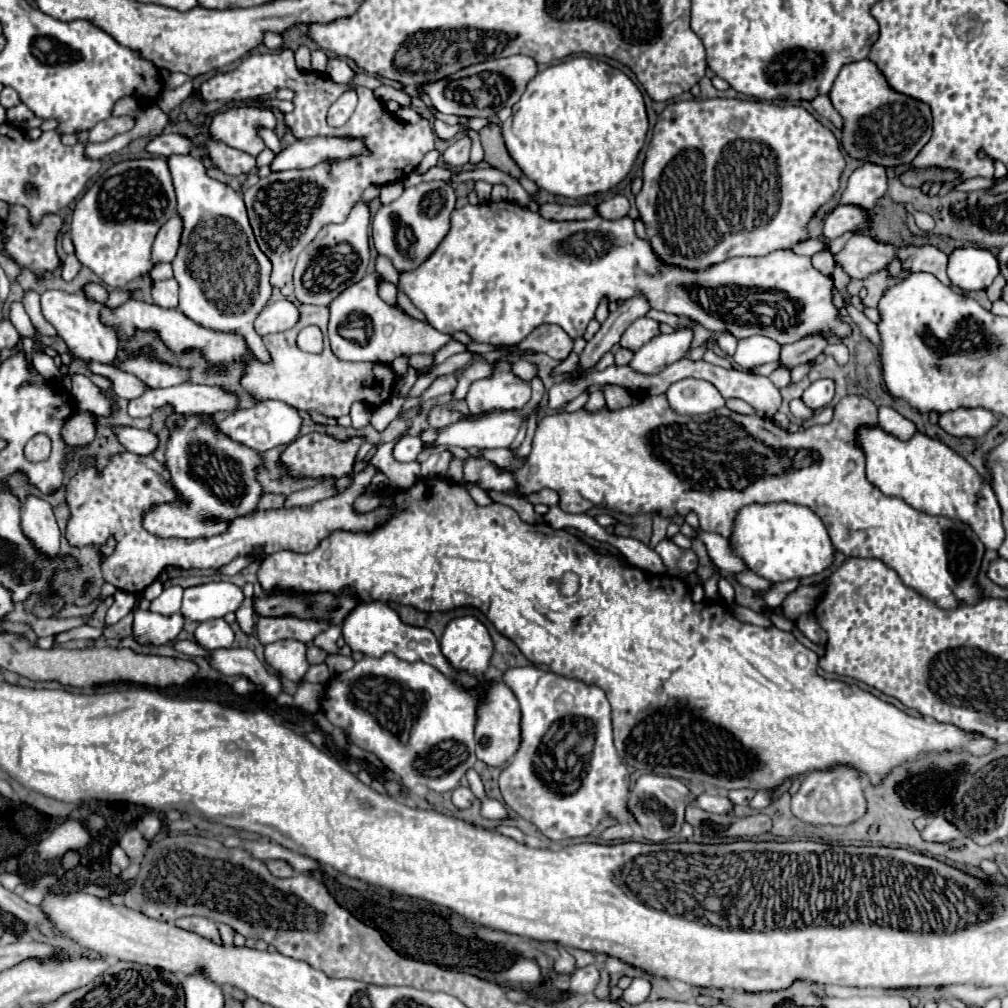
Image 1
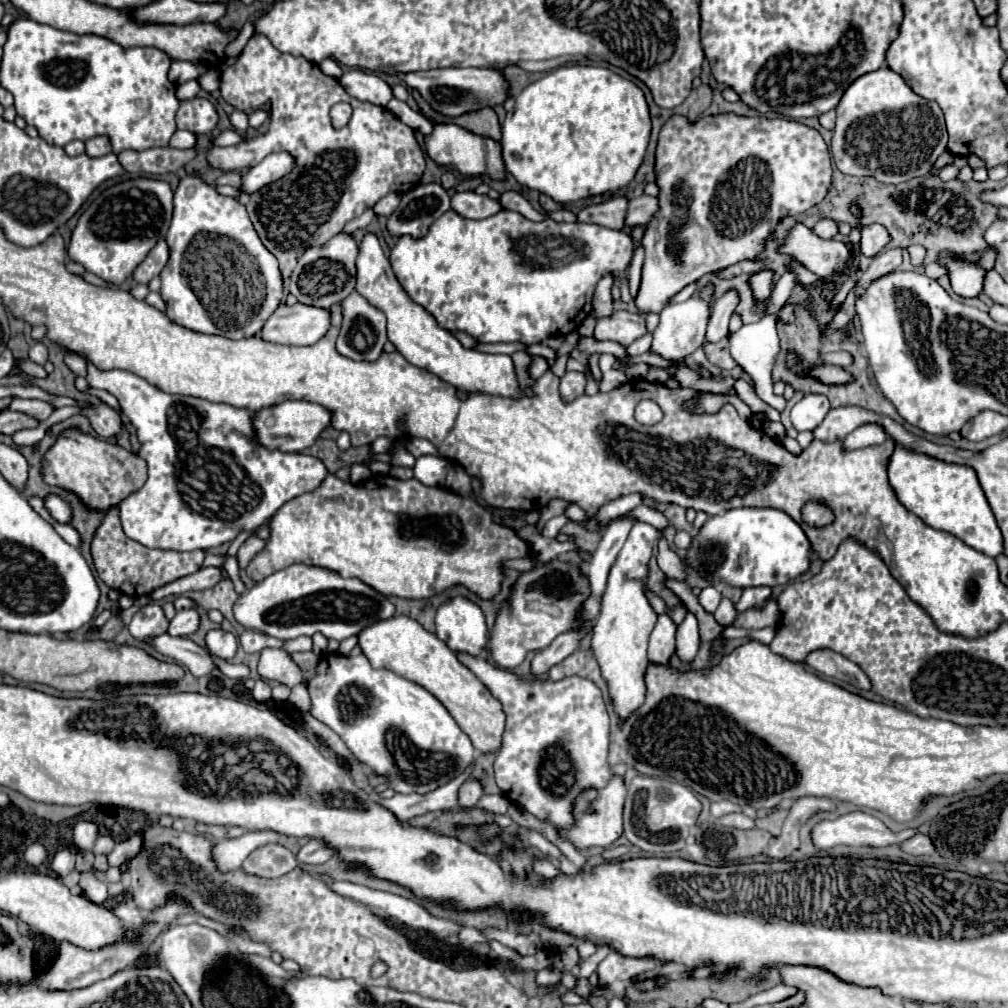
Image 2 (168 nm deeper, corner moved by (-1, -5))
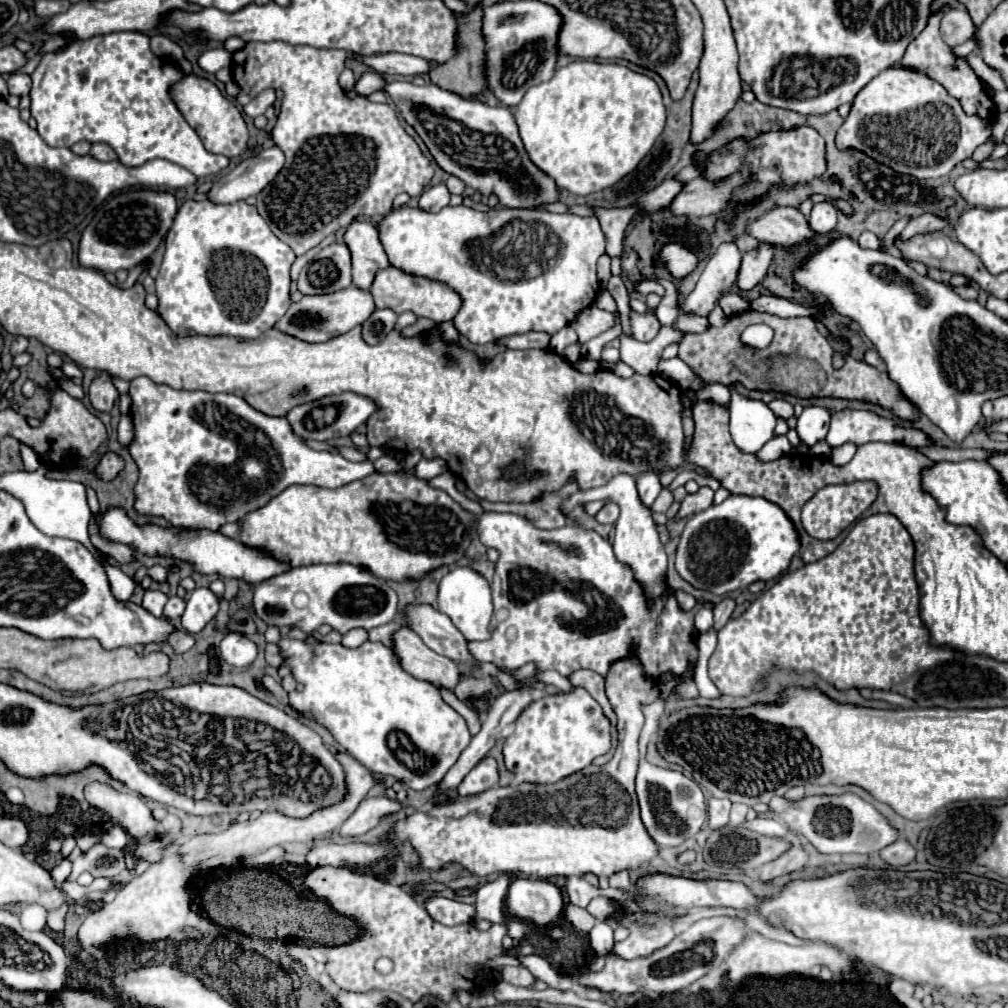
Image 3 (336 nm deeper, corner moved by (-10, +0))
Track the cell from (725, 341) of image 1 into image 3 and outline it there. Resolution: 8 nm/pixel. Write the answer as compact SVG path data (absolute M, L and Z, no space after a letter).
M728 293L720 299L720 307L724 309L724 313L728 317L736 317L736 315L742 315L750 309L750 303L742 297L742 295L736 295L736 293Z

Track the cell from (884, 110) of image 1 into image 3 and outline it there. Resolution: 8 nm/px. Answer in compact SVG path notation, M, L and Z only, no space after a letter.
M890 67L880 75L876 75L854 97L852 109L844 119L844 125L836 133L836 147L840 151L846 149L862 151L874 161L894 169L896 173L912 175L916 179L928 179L948 175L954 165L968 159L974 153L974 149L982 145L988 137L990 137L990 123L982 123L982 119L978 119L976 115L966 115L960 103L954 97L950 97L940 83L908 69Z

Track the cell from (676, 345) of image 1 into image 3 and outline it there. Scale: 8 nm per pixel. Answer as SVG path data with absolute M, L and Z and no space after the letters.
M722 243L708 261L696 289L684 301L680 301L680 309L688 315L708 317L718 305L720 297L730 293L732 285L736 283L740 259L742 253L734 243Z

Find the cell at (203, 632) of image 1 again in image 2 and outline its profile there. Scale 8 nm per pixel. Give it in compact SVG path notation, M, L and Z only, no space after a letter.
M211 630L207 634L207 648L211 654L215 654L217 658L223 658L223 660L231 660L237 652L237 638L235 634L231 632L225 632L225 630Z

